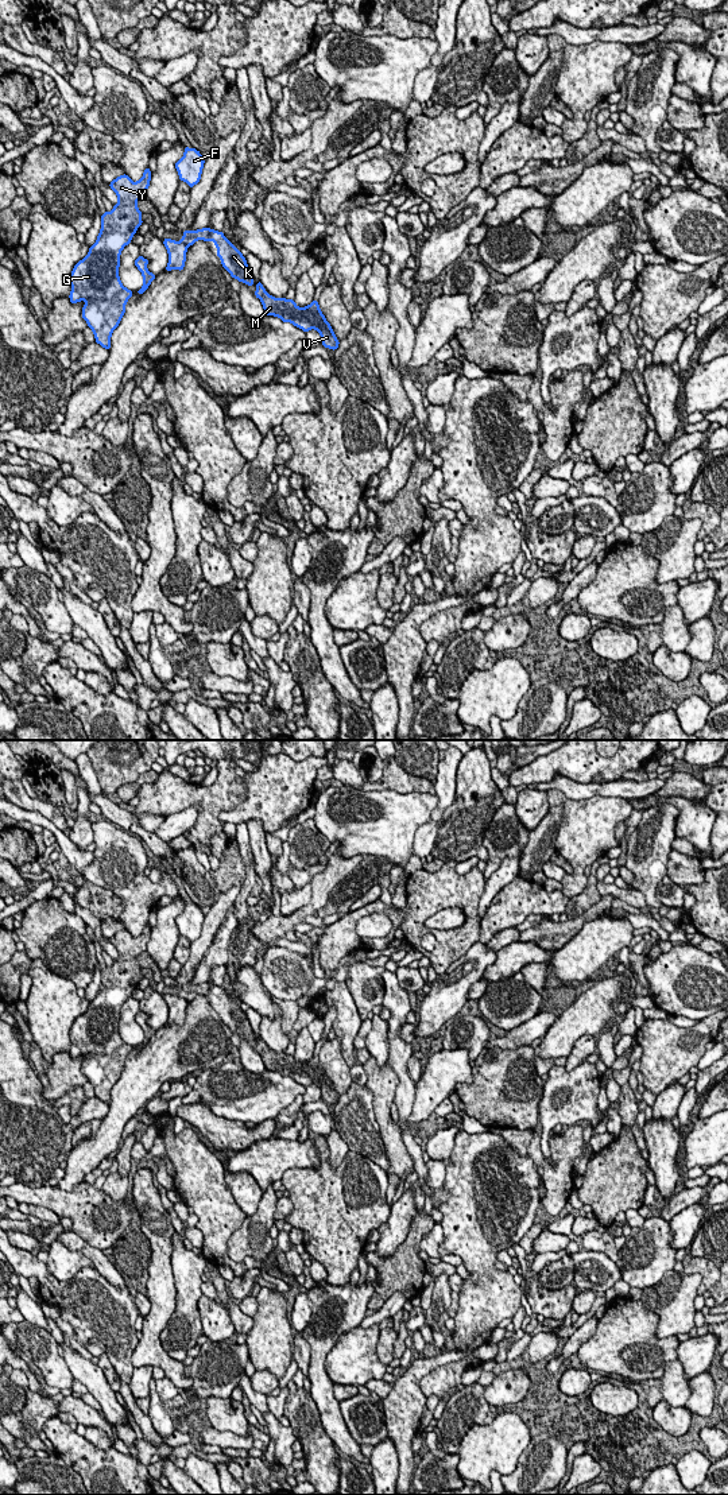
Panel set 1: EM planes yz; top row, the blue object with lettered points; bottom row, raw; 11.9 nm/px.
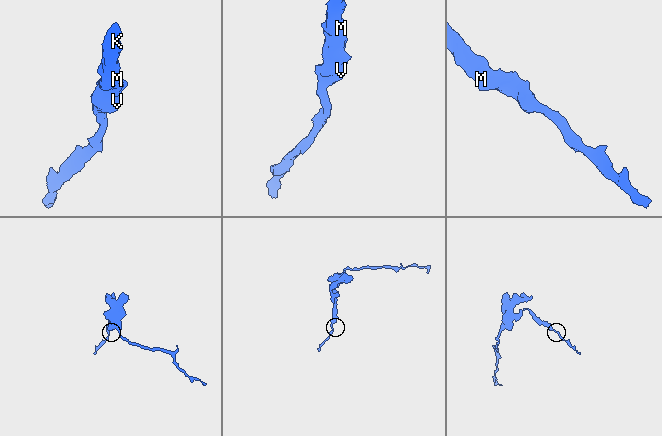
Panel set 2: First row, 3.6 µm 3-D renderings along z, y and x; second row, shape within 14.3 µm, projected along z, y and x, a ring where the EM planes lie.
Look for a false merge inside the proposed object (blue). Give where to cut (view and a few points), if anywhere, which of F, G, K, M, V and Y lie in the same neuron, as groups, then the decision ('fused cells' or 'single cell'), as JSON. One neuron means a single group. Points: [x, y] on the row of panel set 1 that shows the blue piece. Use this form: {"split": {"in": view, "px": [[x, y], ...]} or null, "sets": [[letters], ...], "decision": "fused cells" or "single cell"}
{"split": {"in": "yz", "px": [[182, 241], [186, 247]]}, "sets": [["F", "G", "Y"], ["K", "M", "V"]], "decision": "fused cells"}

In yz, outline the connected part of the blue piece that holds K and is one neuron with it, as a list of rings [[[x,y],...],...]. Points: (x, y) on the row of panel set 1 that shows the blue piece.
[[[210,228],[185,231],[181,241],[189,247],[197,240],[213,241],[217,247],[217,256],[231,276],[236,278],[239,282],[247,283],[248,286],[253,284],[253,275],[247,264],[245,256],[241,255],[222,232]]]

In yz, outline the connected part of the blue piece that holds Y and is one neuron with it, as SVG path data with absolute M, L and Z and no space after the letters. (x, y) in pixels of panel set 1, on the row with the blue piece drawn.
M146 167L138 182L124 174L109 186L117 194L112 212L101 216L101 229L88 255L80 260L70 274L70 302L85 301L82 318L92 329L96 342L111 349L111 336L119 326L127 301L133 291L120 282L120 253L143 224L136 202L147 197L151 171Z

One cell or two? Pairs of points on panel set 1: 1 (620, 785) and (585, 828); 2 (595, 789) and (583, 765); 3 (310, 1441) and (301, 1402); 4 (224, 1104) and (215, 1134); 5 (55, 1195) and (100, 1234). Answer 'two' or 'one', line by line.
1: two
2: two
3: one
4: two
5: one

